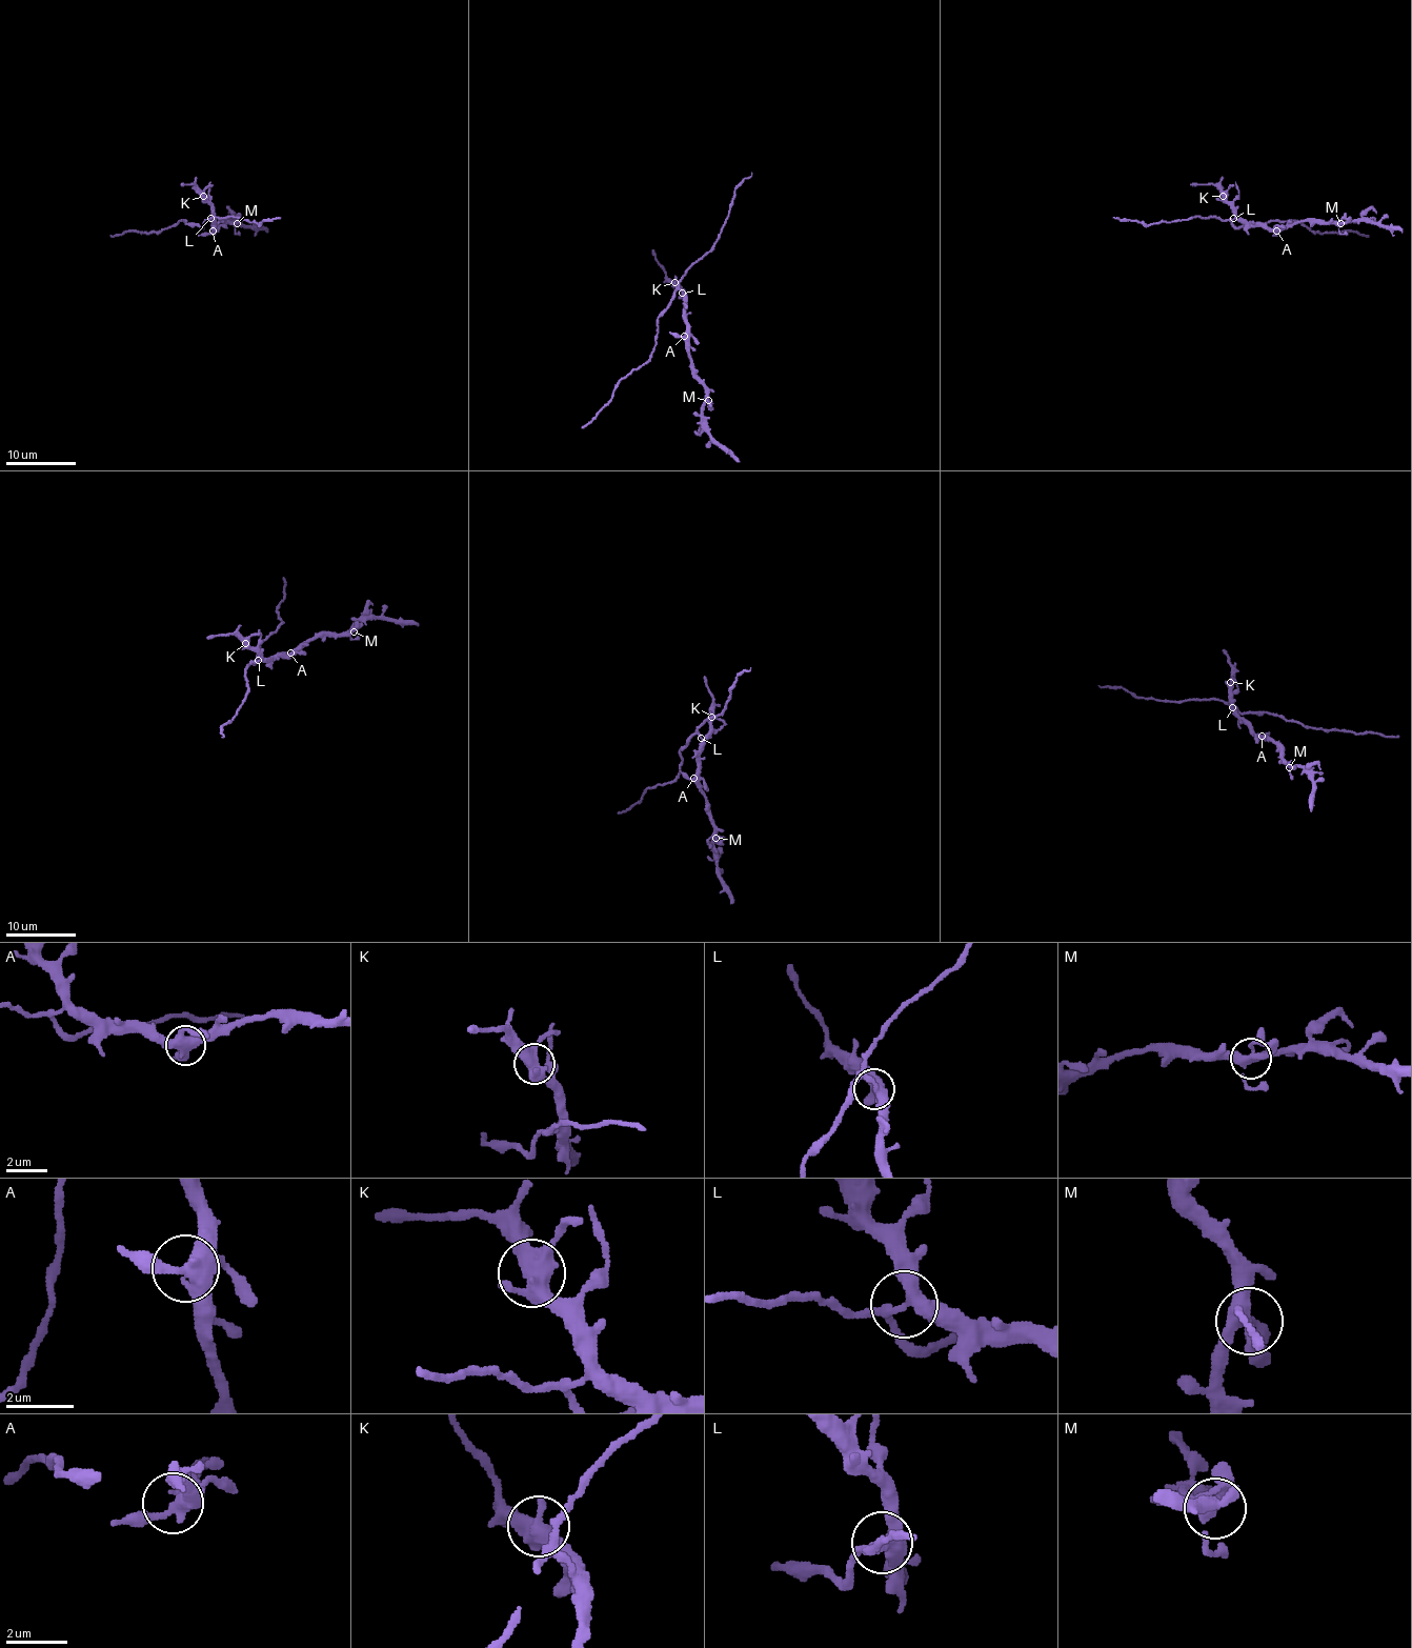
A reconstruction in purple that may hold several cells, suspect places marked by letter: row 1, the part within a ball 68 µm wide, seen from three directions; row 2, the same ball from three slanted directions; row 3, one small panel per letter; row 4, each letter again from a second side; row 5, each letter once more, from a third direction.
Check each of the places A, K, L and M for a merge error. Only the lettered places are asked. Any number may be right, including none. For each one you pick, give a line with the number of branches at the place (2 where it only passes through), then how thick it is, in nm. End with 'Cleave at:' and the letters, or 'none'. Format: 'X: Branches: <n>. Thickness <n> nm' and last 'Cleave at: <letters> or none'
L: Branches: 4. Thickness 320 nm
Cleave at: L

